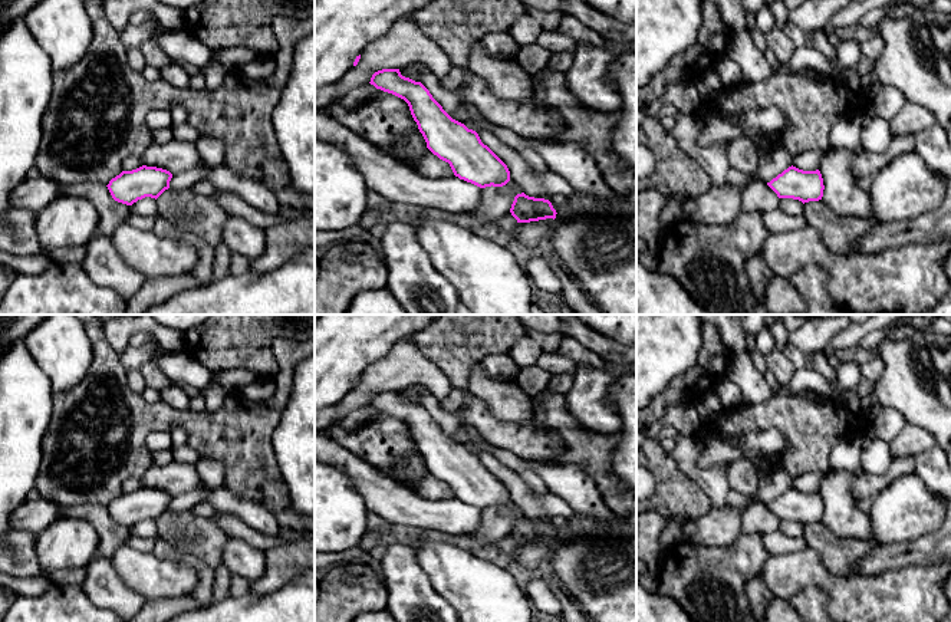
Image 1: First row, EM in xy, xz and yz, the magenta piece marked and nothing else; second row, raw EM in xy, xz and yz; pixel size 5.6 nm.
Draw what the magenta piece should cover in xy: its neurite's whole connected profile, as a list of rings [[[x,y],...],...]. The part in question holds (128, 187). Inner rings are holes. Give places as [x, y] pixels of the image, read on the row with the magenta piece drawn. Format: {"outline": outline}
{"outline": [[[142,165],[132,171],[122,171],[106,187],[115,201],[132,205],[145,197],[157,200],[170,188],[171,178],[172,174],[167,170]]]}

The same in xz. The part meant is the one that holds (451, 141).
{"outline": [[[382,69],[372,75],[369,83],[408,103],[411,115],[427,142],[427,148],[440,159],[448,162],[455,177],[480,188],[503,187],[510,181],[507,165],[481,142],[476,131],[453,119],[421,82],[402,76],[399,69]]]}

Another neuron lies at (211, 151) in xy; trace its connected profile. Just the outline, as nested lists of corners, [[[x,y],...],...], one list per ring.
[[[204,136],[194,144],[200,159],[210,168],[221,167],[224,164],[224,145],[213,136]]]

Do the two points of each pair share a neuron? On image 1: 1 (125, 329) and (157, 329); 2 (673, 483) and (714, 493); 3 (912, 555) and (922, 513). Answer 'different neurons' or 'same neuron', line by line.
1: same neuron
2: different neurons
3: different neurons

